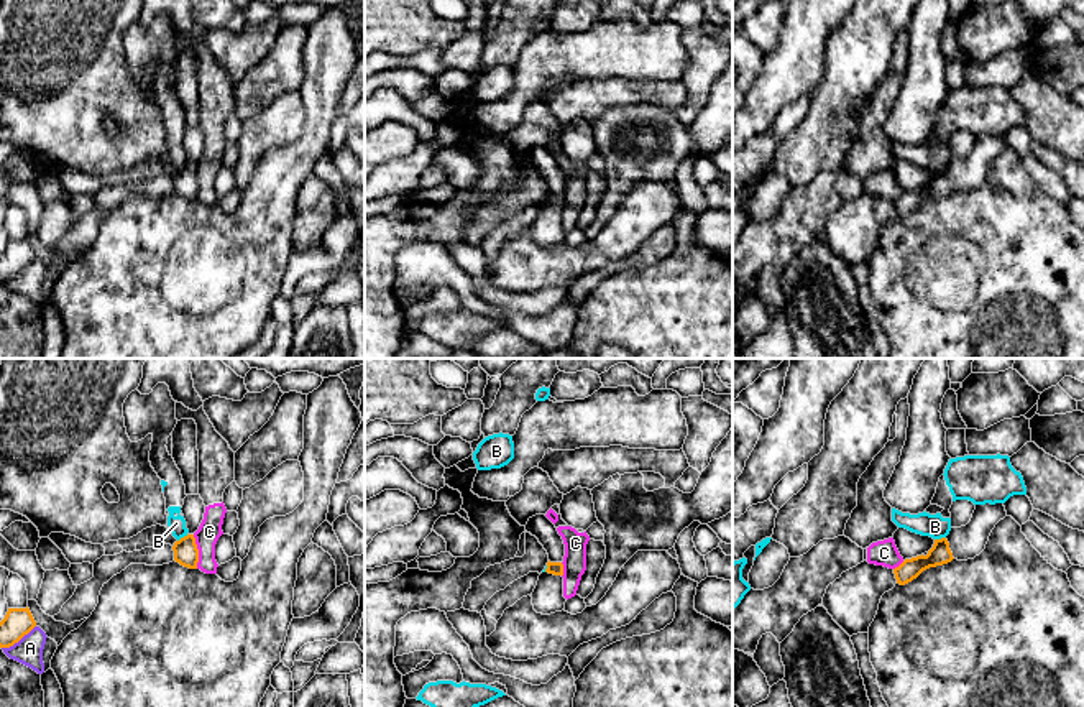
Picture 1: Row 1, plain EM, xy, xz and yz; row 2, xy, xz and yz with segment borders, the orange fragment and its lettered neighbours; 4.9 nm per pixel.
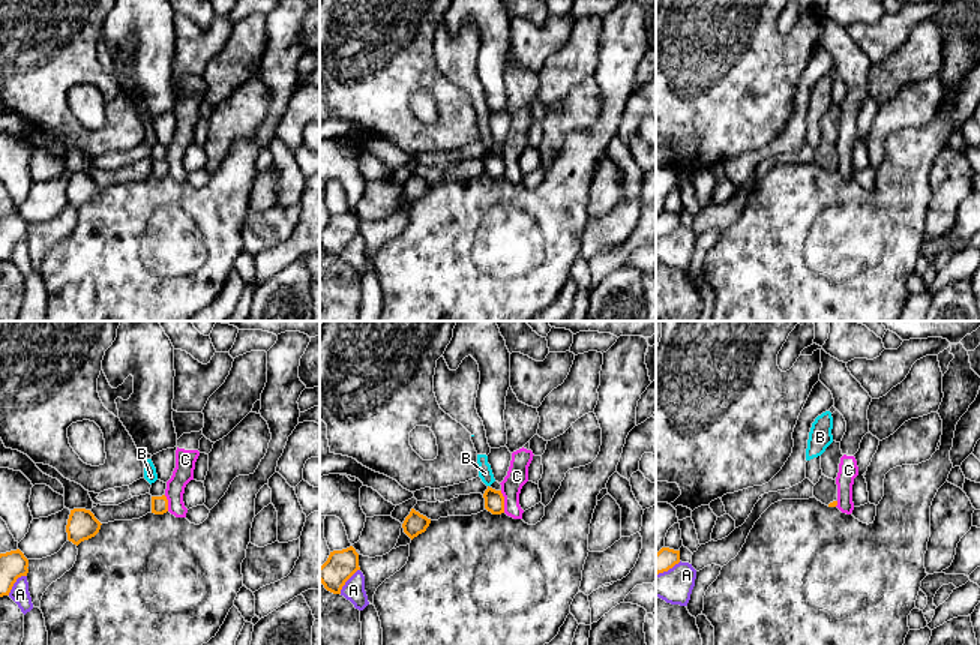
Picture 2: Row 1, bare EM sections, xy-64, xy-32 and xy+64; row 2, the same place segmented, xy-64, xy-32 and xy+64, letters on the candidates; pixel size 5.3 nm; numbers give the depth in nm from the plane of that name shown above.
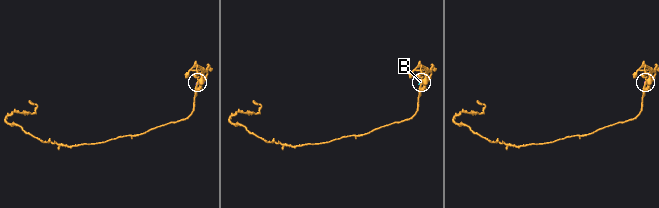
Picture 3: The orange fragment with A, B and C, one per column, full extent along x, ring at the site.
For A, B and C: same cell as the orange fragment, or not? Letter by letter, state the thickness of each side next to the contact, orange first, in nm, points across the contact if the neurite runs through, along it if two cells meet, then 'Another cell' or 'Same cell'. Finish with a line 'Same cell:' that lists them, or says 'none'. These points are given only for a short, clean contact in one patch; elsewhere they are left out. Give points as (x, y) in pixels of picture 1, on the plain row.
A: Thickness 140 nm (orange) against 140 nm. Another cell
B: Thickness 100 nm (orange) against 120 nm. Boundary: yz (945, 168), (935, 171). Another cell
C: Thickness 120 nm (orange) against 120 nm. Another cell
Same cell: none

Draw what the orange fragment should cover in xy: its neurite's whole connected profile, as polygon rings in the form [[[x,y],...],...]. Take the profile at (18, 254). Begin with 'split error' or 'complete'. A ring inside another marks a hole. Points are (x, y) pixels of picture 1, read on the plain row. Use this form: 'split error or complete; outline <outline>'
complete; outline [[[8,240],[0,253],[0,280],[10,280],[36,258],[30,240]]]

